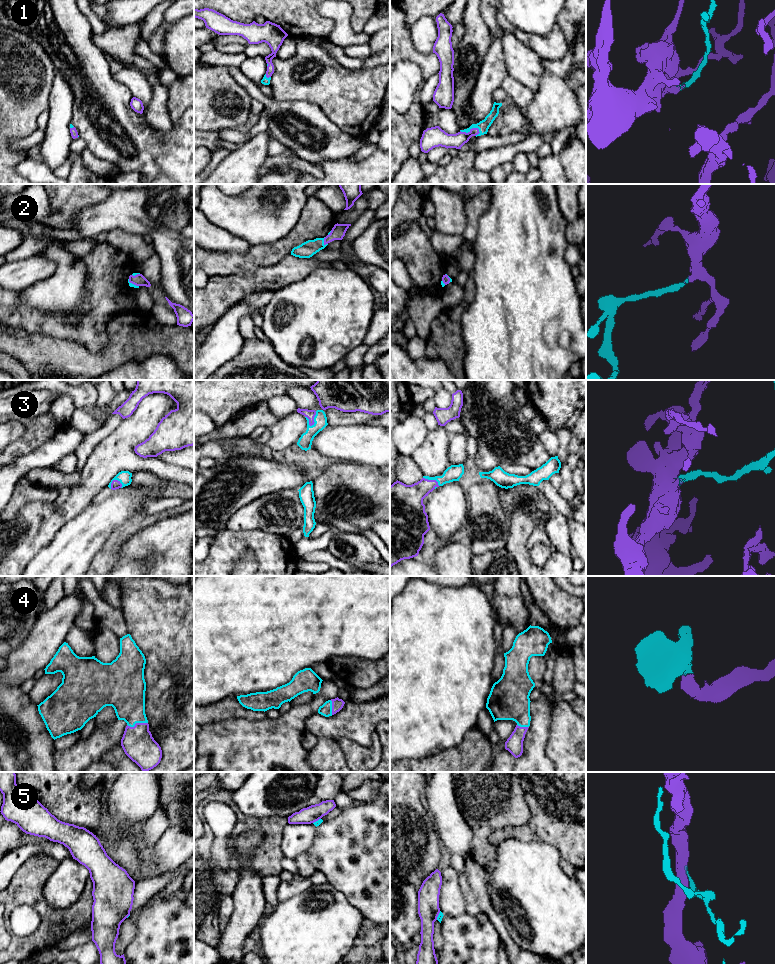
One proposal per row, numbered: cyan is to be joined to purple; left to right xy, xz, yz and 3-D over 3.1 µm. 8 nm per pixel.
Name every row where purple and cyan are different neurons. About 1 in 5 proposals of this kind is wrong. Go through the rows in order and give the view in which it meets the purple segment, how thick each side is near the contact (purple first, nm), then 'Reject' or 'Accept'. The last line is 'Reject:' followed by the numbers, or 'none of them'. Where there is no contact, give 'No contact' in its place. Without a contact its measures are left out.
1: Touches purple in yz. Thickness 120 nm (purple) against 90 nm. Accept
2: Touches purple in xz. Thickness 110 nm (purple) against 130 nm. Accept
3: Touches purple in xz. Thickness 80 nm (purple) against 110 nm. Accept
4: Touches purple in xy. Thickness 260 nm (purple) against 300 nm. Accept
5: Touches purple in yz. Thickness 180 nm (purple) against 50 nm. Reject
Reject: 5

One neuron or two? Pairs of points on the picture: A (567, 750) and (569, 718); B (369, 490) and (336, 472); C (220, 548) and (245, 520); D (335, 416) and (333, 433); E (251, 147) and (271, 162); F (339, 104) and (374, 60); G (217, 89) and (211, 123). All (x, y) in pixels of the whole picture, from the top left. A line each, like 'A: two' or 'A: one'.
A: one
B: one
C: two
D: two
E: two
F: two
G: one

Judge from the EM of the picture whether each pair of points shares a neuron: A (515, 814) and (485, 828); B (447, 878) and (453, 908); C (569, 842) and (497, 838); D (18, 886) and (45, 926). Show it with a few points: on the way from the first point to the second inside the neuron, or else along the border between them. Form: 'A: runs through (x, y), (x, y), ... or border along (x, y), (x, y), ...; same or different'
A: runs through (508, 814), (499, 814), (492, 821); same
B: runs through (450, 885), (451, 901); same
C: runs through (551, 832), (515, 832); same
D: runs through (28, 894), (45, 911), (45, 916); same

